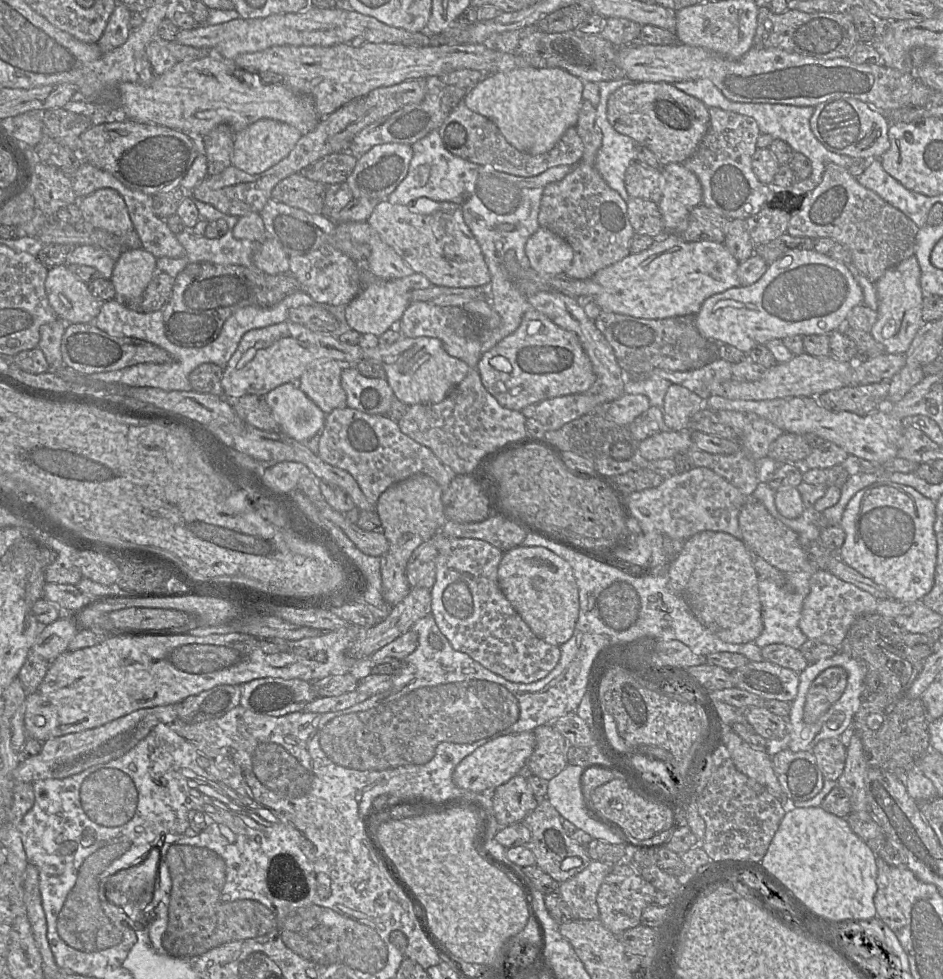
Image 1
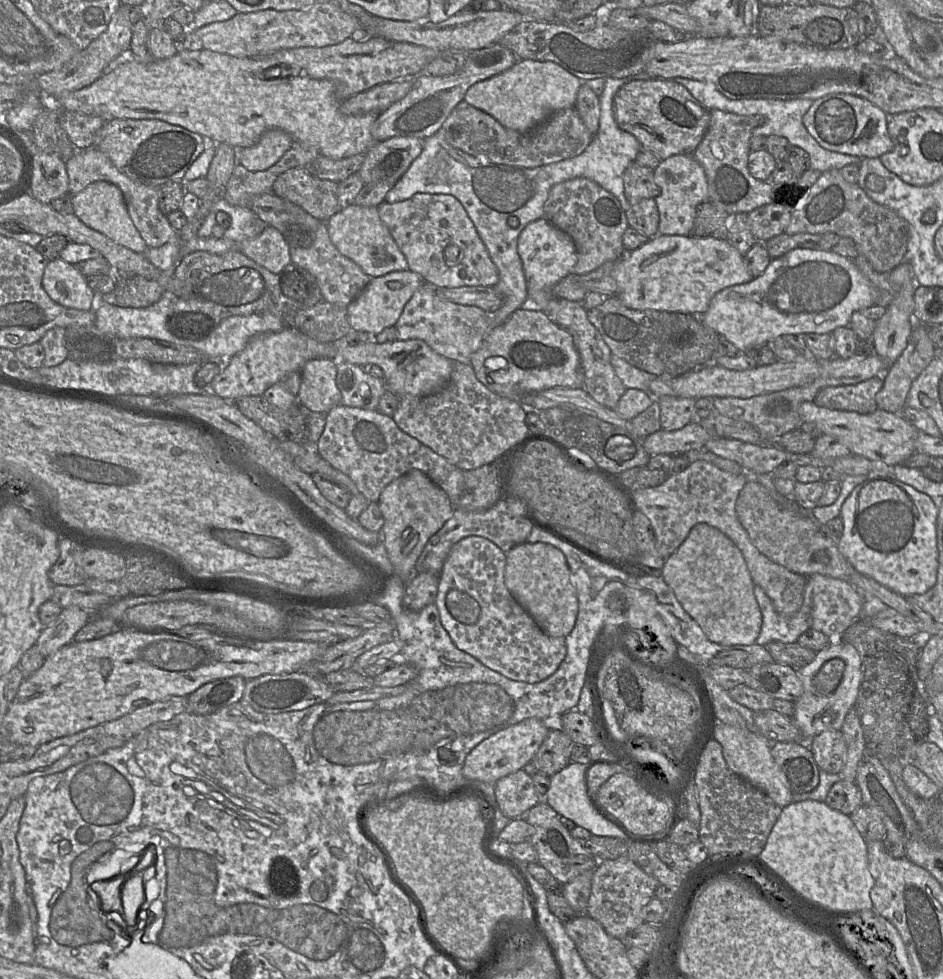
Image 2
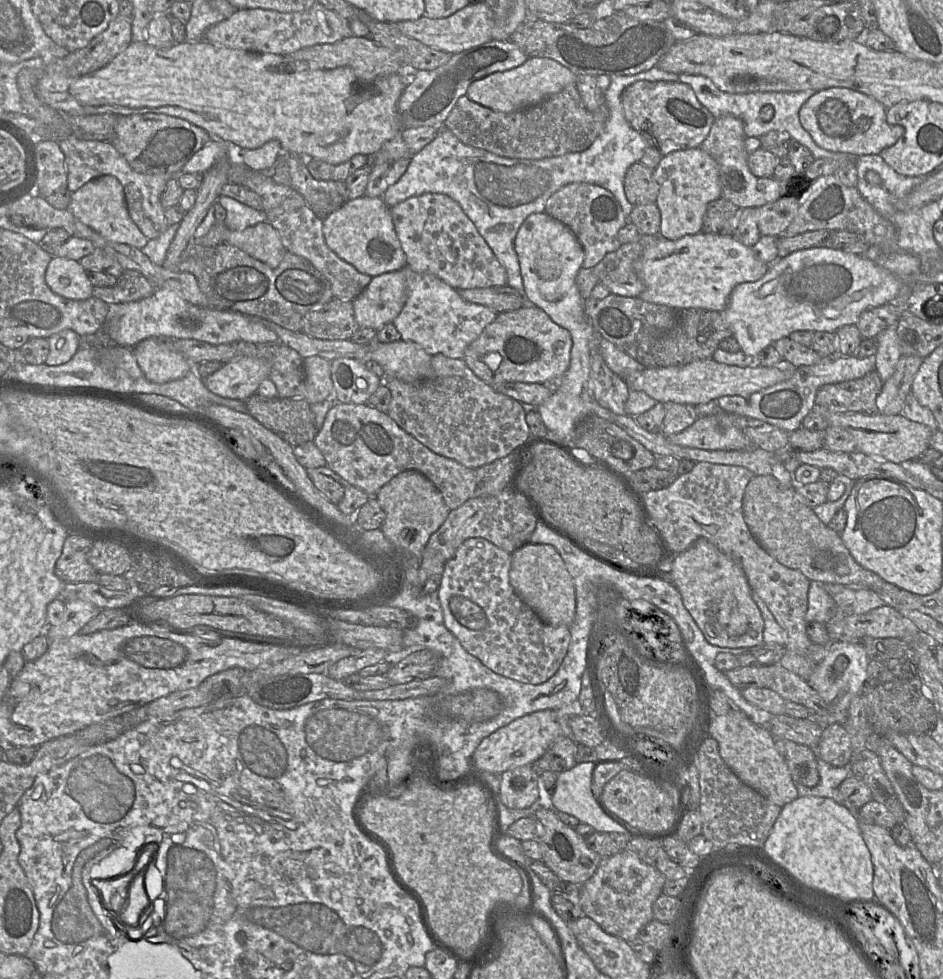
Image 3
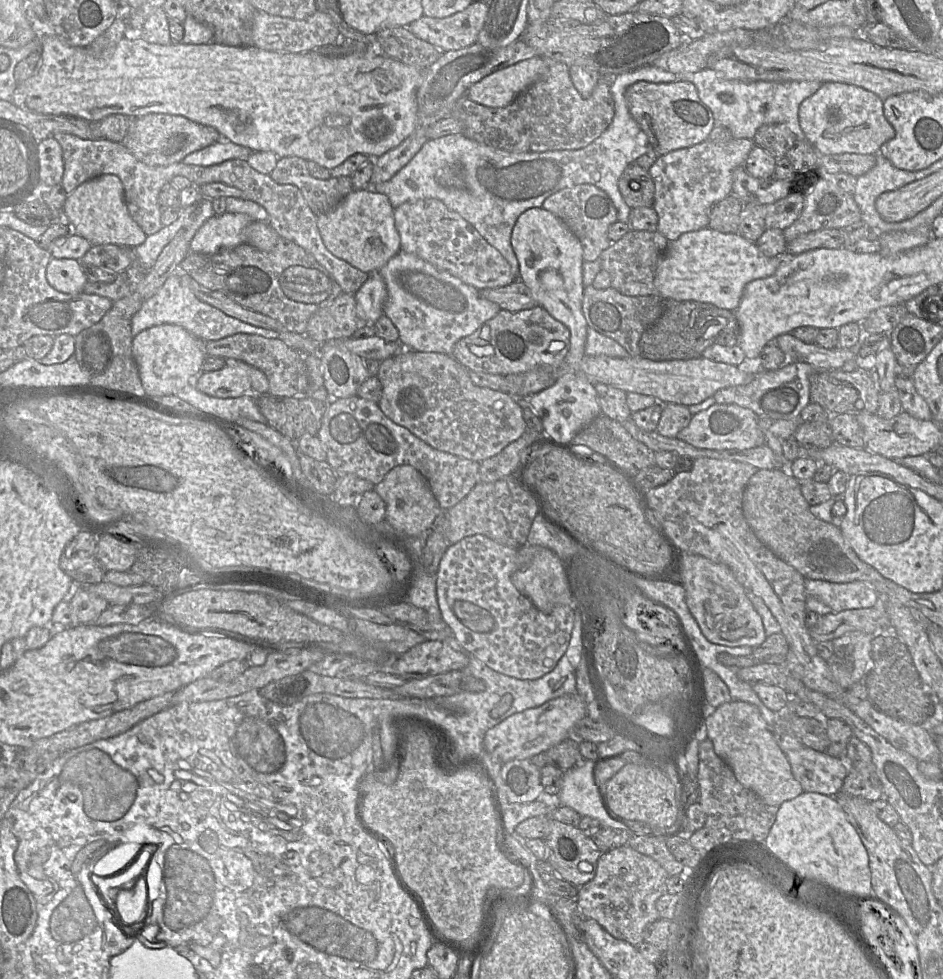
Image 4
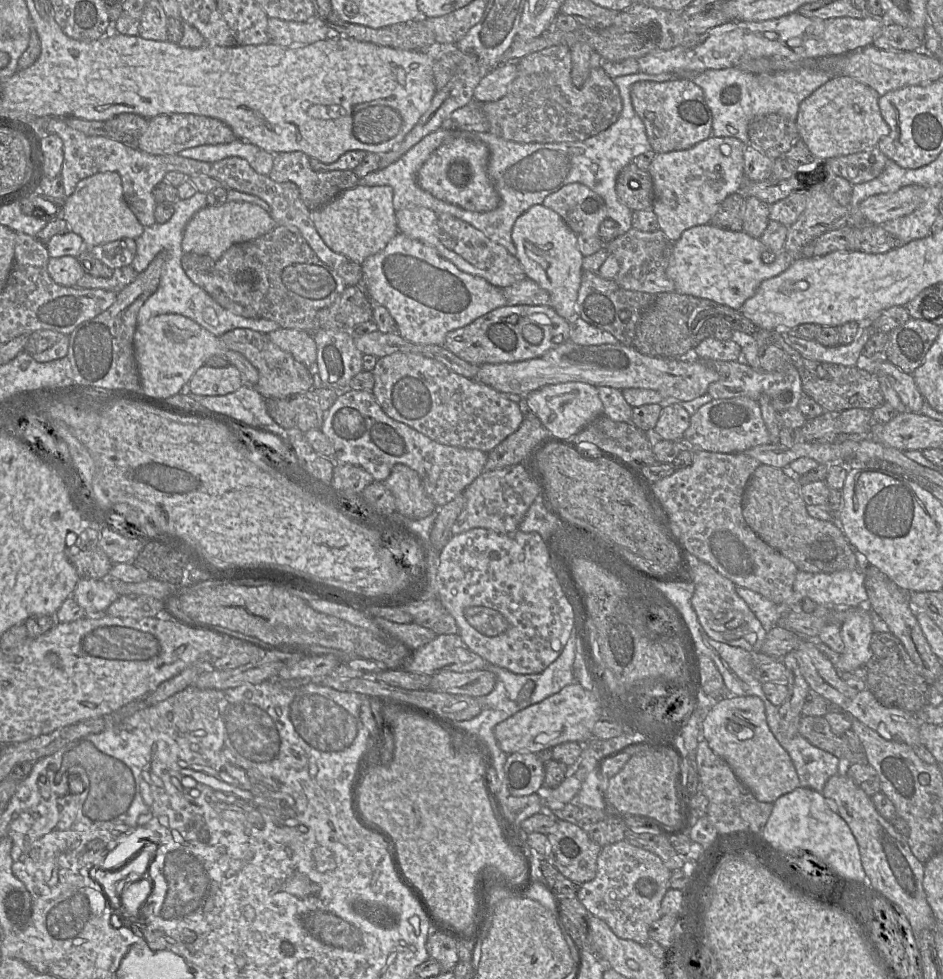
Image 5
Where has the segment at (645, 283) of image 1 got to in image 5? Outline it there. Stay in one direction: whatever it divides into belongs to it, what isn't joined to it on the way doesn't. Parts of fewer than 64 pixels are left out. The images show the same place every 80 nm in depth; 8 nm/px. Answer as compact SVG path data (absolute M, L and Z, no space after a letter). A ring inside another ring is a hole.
M711 223L685 230L674 243L666 274L675 286L675 292L712 300L718 304L740 310L760 284L784 272L794 259L783 249L776 252L772 263L764 263L762 253L766 247L760 239L743 231L718 228Z

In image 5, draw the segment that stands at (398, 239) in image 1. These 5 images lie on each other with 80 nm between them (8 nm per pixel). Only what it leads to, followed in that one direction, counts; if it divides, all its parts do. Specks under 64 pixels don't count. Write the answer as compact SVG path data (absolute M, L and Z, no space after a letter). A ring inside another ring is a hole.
M408 207L396 212L396 221L399 233L435 248L440 256L452 262L461 271L481 277L494 286L505 288L526 278L516 256L469 223L450 214L426 207Z

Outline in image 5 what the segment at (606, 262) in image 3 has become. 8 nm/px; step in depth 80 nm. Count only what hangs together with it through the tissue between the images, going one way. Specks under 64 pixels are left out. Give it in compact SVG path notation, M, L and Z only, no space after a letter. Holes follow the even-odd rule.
M631 228L606 244L609 255L614 256L620 265L615 277L616 283L625 290L645 292L653 295L675 292L675 286L666 274L674 243L659 229L654 232L642 232Z

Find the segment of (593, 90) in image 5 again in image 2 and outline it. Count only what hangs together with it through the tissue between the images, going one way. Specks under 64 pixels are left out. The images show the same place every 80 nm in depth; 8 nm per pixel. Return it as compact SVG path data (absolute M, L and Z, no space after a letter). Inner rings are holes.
M465 100L457 104L438 132L443 133L446 141L451 146L467 154L474 156L485 155L494 163L521 168L536 168L576 157L586 149L593 138L575 107L556 111L532 130L526 133L519 133L502 126L494 117L468 104Z

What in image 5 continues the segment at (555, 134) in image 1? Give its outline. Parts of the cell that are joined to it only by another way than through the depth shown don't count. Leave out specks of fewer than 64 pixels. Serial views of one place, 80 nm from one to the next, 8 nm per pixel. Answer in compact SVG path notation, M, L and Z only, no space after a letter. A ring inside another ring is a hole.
M503 64L489 72L474 90L479 103L494 102L504 97L517 76L517 64Z

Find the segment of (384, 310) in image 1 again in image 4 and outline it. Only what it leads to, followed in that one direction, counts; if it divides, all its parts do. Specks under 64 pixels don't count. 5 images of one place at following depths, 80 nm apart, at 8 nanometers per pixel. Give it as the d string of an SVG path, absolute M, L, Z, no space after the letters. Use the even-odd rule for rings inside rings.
M379 272L369 274L367 281L355 293L357 316L367 325L375 322L384 314L383 307L387 299L385 281Z

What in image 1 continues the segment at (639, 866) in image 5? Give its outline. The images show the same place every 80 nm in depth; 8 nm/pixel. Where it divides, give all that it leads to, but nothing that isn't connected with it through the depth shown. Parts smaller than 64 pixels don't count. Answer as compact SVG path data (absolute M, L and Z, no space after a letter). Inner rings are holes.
M617 863L604 878L597 893L599 920L614 935L638 926L644 909L654 903L656 891L628 863Z

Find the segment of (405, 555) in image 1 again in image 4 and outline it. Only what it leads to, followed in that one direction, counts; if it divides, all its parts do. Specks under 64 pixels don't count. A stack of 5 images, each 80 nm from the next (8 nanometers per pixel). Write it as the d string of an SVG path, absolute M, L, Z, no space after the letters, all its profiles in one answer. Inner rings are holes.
M399 465L391 469L384 479L374 486L374 490L386 504L386 522L393 528L397 540L405 542L404 537L417 537L432 528L443 510L433 495L426 478L411 465Z

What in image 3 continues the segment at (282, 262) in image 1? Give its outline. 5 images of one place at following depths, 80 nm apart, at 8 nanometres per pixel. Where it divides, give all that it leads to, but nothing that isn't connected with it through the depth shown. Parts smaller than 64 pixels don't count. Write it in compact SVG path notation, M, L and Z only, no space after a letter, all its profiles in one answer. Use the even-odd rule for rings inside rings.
M268 221L249 226L242 231L231 231L224 243L236 246L251 257L265 263L271 268L278 267L286 252L279 233L270 223L268 223Z

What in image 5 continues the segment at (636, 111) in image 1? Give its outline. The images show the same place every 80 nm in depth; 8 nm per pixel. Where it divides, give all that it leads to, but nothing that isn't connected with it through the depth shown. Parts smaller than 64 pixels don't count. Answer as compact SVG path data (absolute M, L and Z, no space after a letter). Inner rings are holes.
M673 79L662 83L636 82L631 86L630 98L656 154L688 149L712 134L711 110L702 89L690 79Z

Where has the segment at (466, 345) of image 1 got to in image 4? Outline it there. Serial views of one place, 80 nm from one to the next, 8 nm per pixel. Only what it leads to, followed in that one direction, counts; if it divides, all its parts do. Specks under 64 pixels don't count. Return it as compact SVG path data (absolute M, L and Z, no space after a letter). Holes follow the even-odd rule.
M400 250L380 270L387 288L383 311L399 331L405 349L452 355L455 344L474 333L501 310L483 298L479 290L465 284L418 256Z

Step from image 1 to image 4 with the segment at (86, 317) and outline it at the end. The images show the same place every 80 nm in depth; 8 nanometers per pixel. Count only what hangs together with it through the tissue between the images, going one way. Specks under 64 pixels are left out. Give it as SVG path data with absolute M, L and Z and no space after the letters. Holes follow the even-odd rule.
M51 258L46 268L46 279L53 288L67 294L83 292L88 282L81 262L75 259Z

